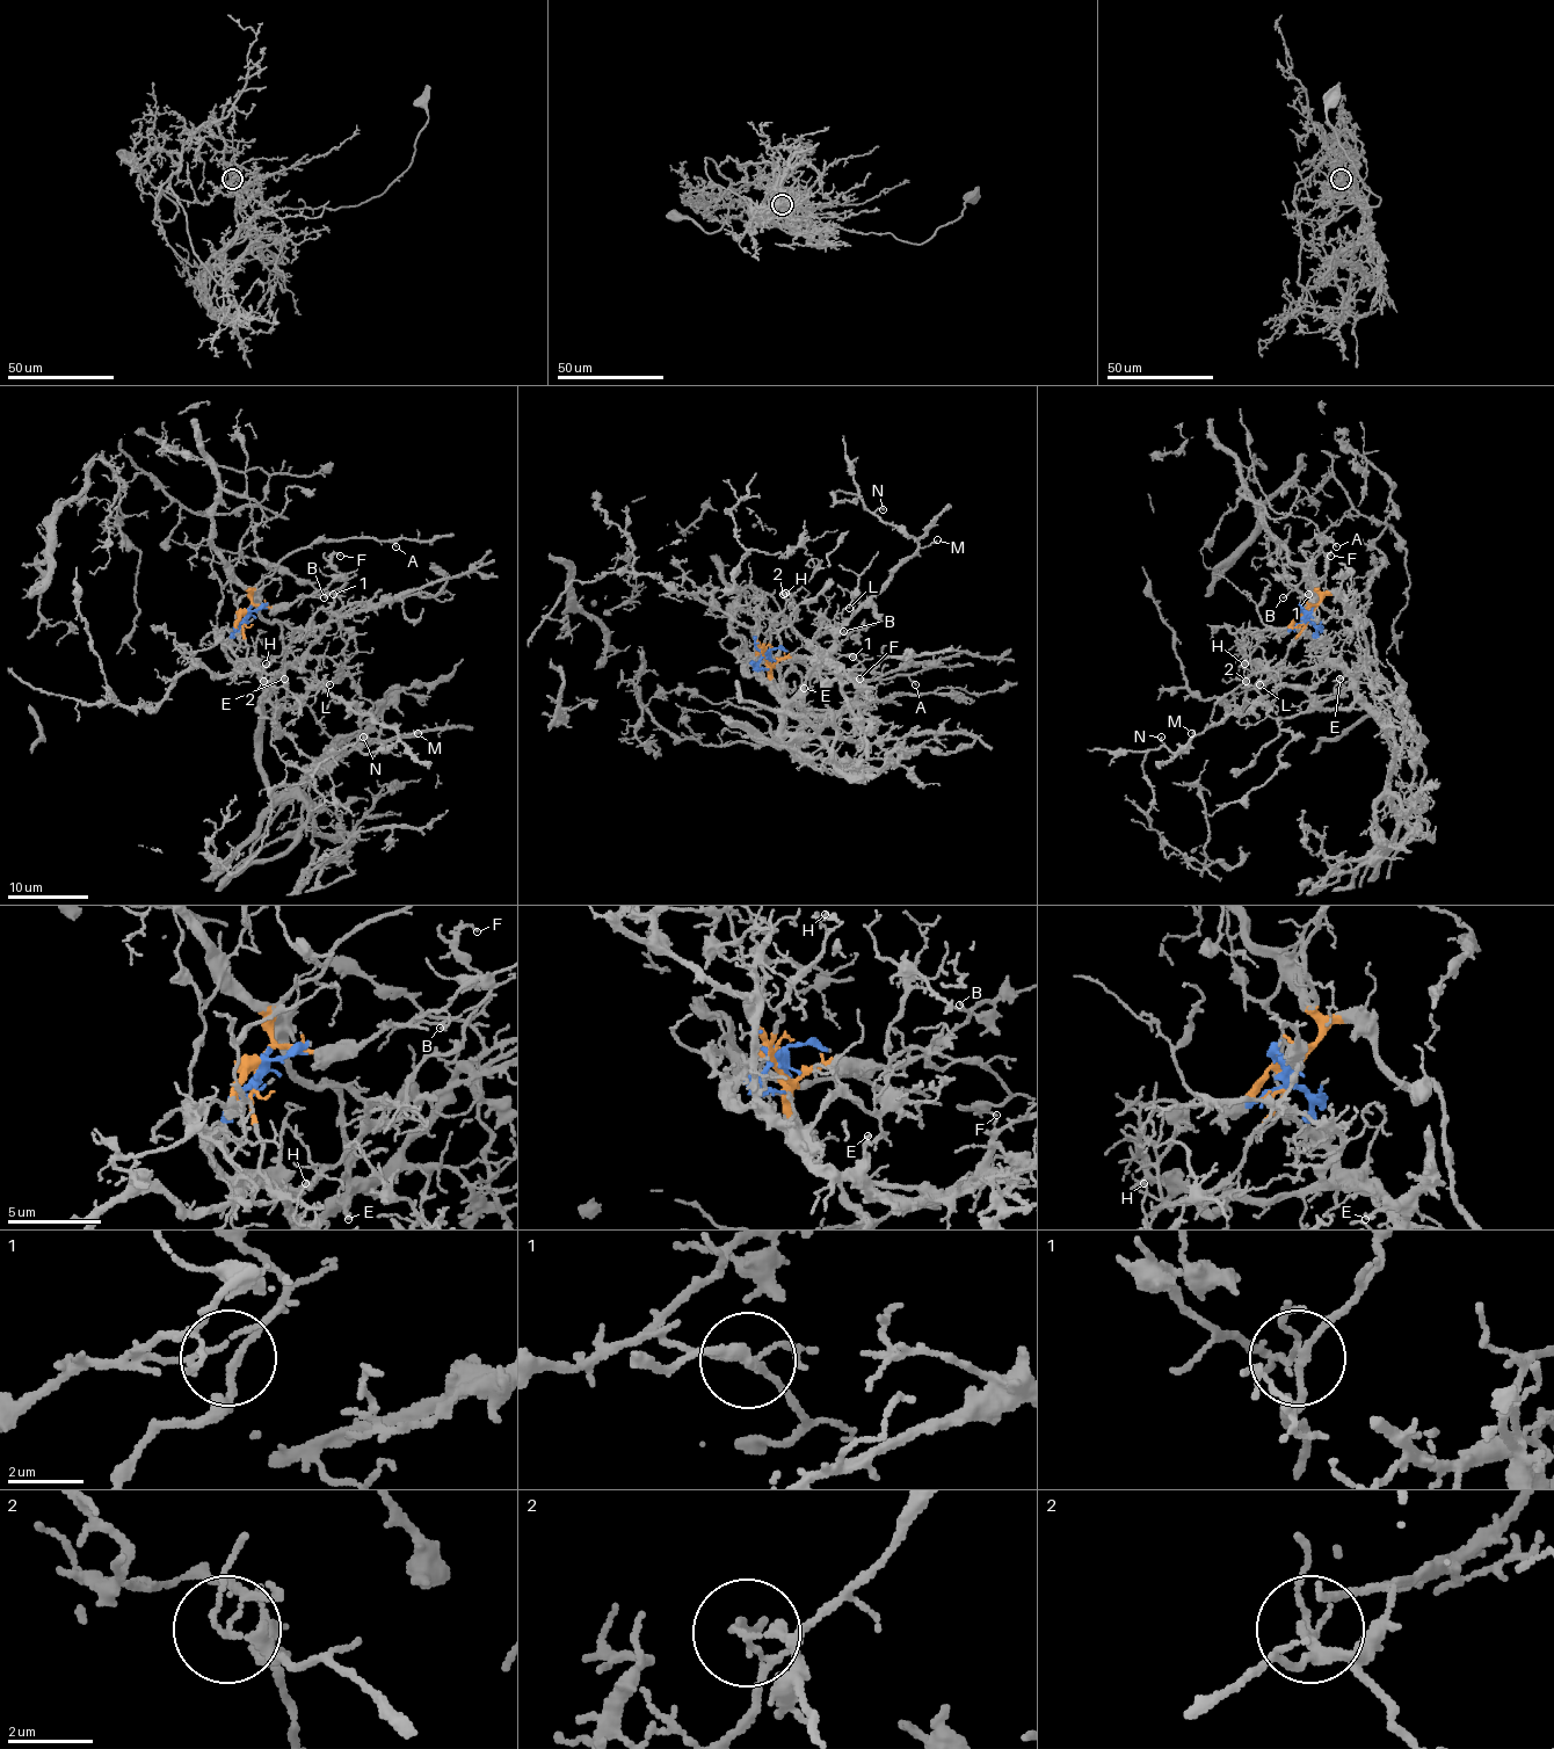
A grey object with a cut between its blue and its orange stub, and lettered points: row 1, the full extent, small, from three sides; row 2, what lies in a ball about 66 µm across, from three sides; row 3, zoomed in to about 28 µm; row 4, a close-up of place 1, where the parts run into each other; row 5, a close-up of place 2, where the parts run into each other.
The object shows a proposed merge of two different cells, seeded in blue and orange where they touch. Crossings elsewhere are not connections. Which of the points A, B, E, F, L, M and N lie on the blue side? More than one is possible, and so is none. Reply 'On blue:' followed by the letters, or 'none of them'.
On blue: E, F, L, M, N

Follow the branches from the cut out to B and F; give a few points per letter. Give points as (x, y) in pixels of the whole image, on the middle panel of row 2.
B: (765, 659), (772, 663), (789, 657), (827, 655), (844, 639), (847, 634), (843, 631)
F: (765, 659), (746, 672), (776, 686), (808, 677), (827, 651), (851, 655), (859, 680)

